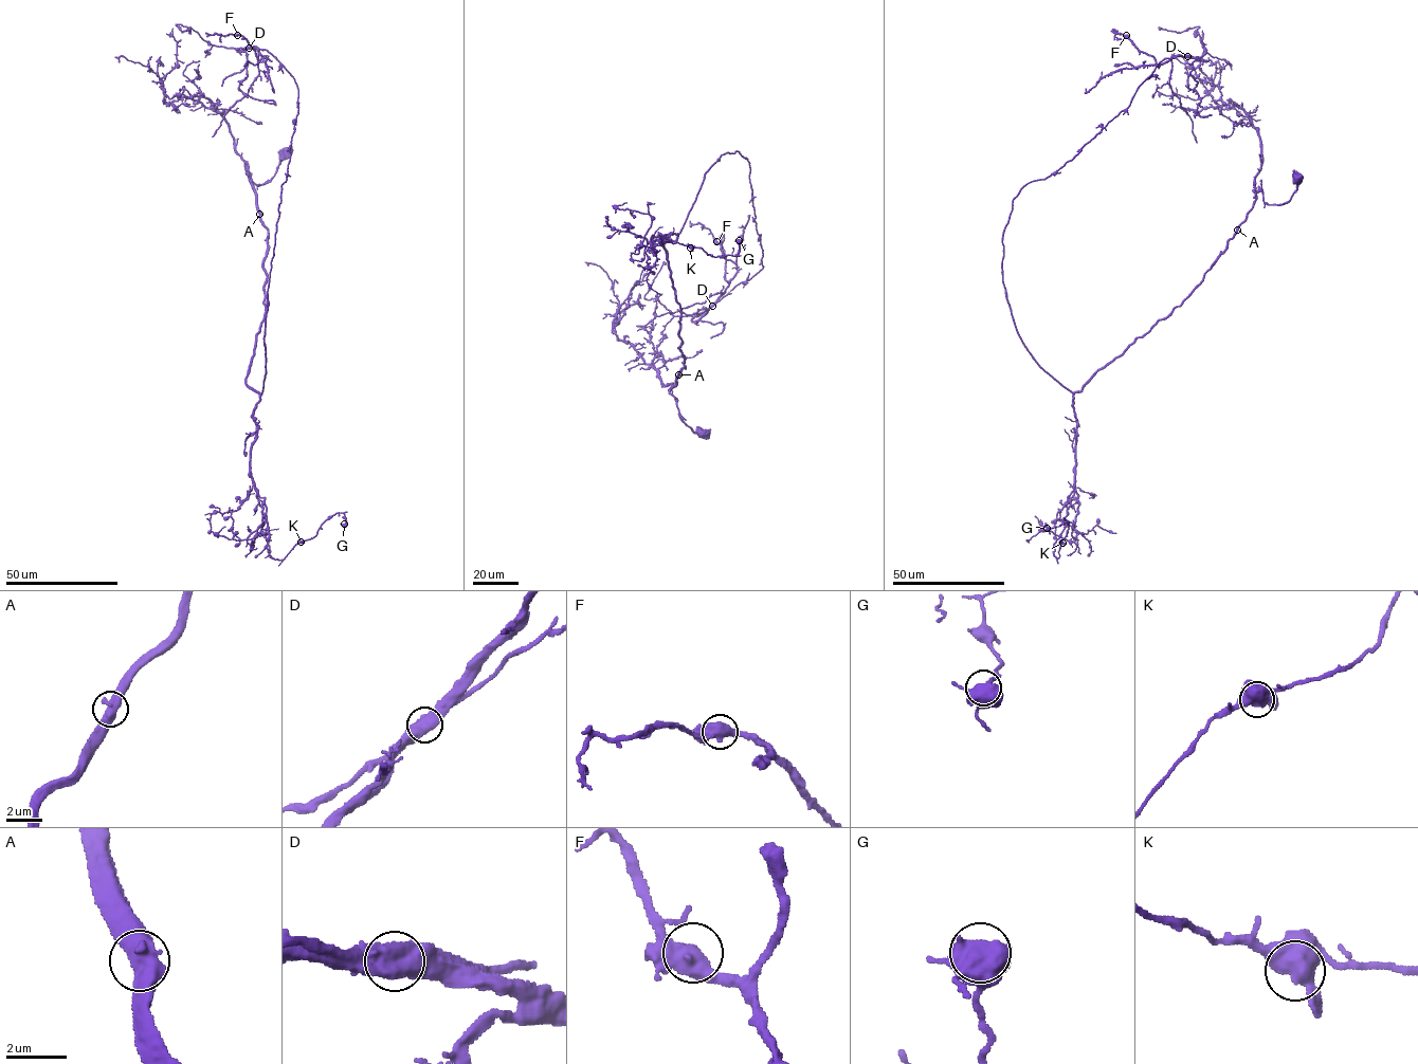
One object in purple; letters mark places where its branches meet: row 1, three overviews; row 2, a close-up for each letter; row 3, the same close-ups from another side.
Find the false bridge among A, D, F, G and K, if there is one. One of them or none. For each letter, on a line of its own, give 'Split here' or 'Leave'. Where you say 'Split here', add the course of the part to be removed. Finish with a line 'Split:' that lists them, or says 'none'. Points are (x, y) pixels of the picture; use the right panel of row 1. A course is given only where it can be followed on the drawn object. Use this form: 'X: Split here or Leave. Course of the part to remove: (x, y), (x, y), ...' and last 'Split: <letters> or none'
A: Leave
D: Split here. Course of the part to remove: (1187, 56), (1171, 58), (1169, 83), (1193, 122), (1197, 143)
F: Leave
G: Leave
K: Leave
Split: D

